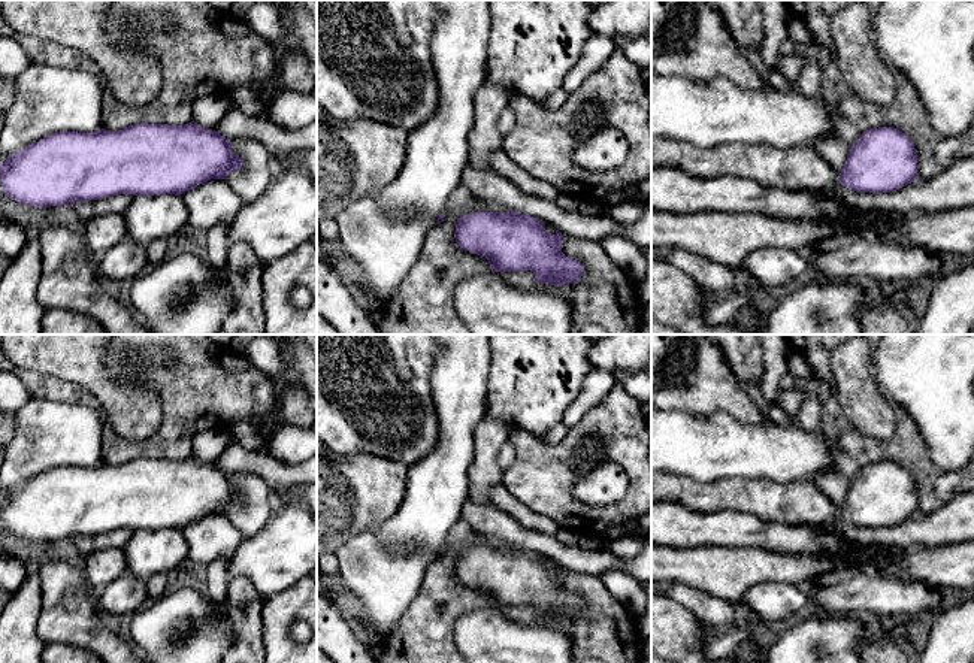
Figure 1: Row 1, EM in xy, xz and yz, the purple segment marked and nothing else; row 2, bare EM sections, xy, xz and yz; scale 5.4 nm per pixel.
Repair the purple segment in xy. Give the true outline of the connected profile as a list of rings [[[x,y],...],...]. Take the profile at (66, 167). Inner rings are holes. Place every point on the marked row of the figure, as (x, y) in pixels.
[[[194,121],[185,125],[140,122],[120,131],[100,128],[93,133],[58,131],[46,136],[22,151],[9,154],[7,160],[3,164],[0,163],[0,184],[4,196],[18,203],[33,208],[51,208],[102,200],[120,194],[181,196],[211,179],[226,179],[230,172],[241,170],[242,163],[242,157],[233,154],[229,139],[215,130],[199,127]]]

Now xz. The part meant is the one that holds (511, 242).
[[[514,211],[474,212],[457,220],[454,239],[465,251],[486,257],[496,272],[530,270],[536,284],[578,284],[583,264],[562,252],[563,234],[550,234],[544,222]]]

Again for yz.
[[[893,127],[869,128],[850,146],[840,182],[856,193],[890,193],[919,179],[917,152]]]

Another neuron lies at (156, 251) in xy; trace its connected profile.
[[[154,240],[145,246],[149,266],[158,264],[166,258],[167,240]]]

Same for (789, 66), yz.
[[[778,55],[775,61],[775,70],[778,70],[792,85],[796,85],[796,81],[801,75],[801,70],[808,57],[793,57],[793,55]]]

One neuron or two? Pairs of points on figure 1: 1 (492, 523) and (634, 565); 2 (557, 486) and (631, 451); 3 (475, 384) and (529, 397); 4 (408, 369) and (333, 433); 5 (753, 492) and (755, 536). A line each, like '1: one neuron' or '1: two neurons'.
1: one neuron
2: one neuron
3: two neurons
4: one neuron
5: two neurons

